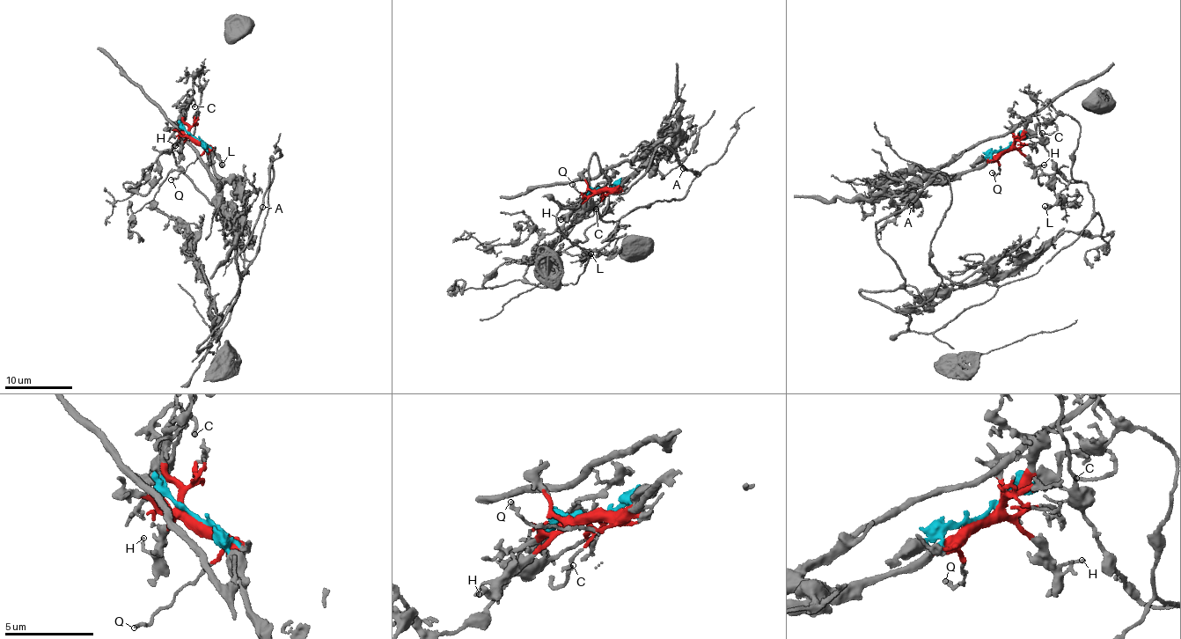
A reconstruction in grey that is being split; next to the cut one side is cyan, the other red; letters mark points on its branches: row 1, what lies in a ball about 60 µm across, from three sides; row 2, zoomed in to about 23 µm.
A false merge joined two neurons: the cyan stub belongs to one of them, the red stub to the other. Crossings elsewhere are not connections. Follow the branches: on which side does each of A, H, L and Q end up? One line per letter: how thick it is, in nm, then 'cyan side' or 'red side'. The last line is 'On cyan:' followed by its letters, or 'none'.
A: 260 nm | cyan side
H: 160 nm | red side
L: 190 nm | cyan side
Q: 220 nm | red side
On cyan: A, L

